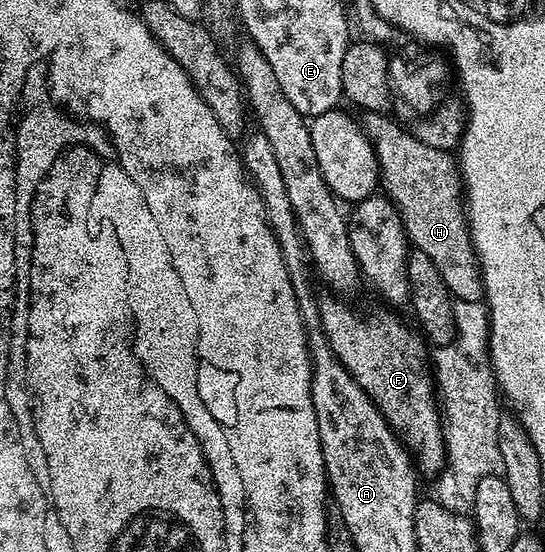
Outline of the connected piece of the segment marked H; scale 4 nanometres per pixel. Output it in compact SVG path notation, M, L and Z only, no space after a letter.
M365 110L358 115L357 121L366 132L367 139L375 145L381 186L401 216L407 241L433 260L452 299L478 302L483 298L483 274L479 271L479 258L467 226L459 163L448 151L422 143L408 127L406 130L398 126L387 116L378 110Z

